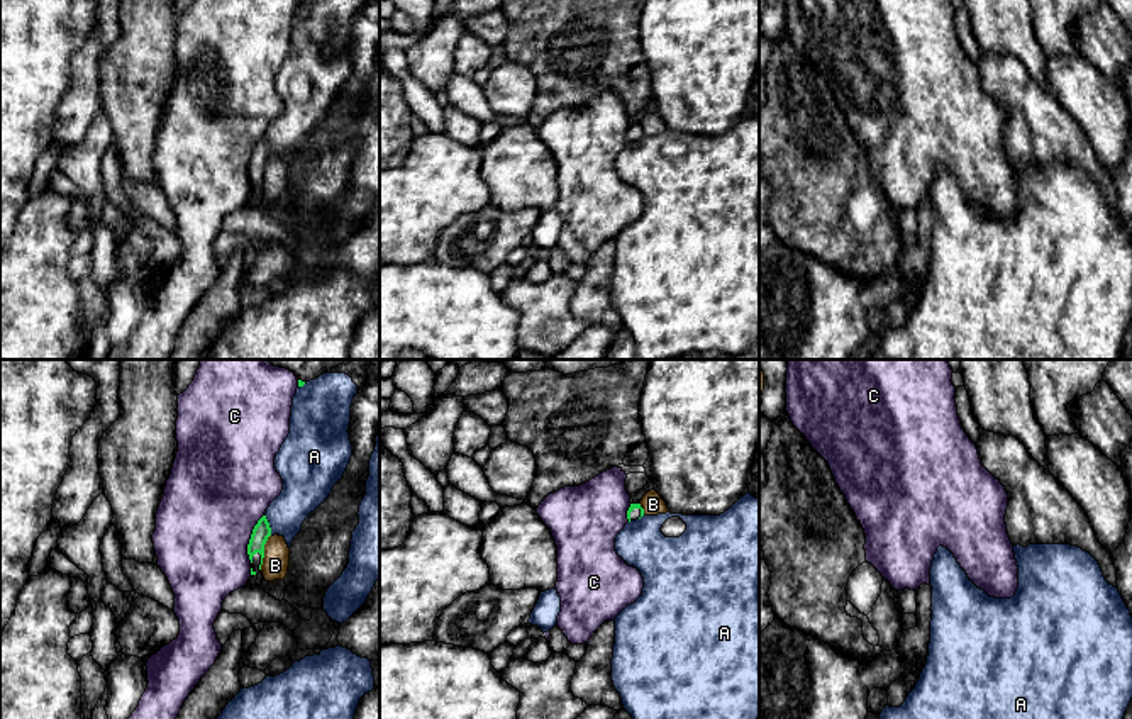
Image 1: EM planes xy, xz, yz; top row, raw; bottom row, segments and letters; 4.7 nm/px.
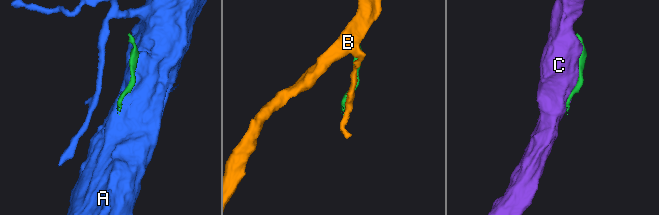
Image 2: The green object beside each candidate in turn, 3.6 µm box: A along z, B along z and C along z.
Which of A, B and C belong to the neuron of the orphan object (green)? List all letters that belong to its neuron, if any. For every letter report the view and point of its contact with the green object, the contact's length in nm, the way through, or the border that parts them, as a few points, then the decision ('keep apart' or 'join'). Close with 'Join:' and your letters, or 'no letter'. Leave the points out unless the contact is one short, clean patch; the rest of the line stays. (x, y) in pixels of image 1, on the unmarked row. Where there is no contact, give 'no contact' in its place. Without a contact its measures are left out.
A: xy (268, 144) | 110 nm | keep apart
B: xy (263, 172) | 180 nm | keep apart
C: xy (251, 158) | 240 nm | keep apart
Join: no letter

